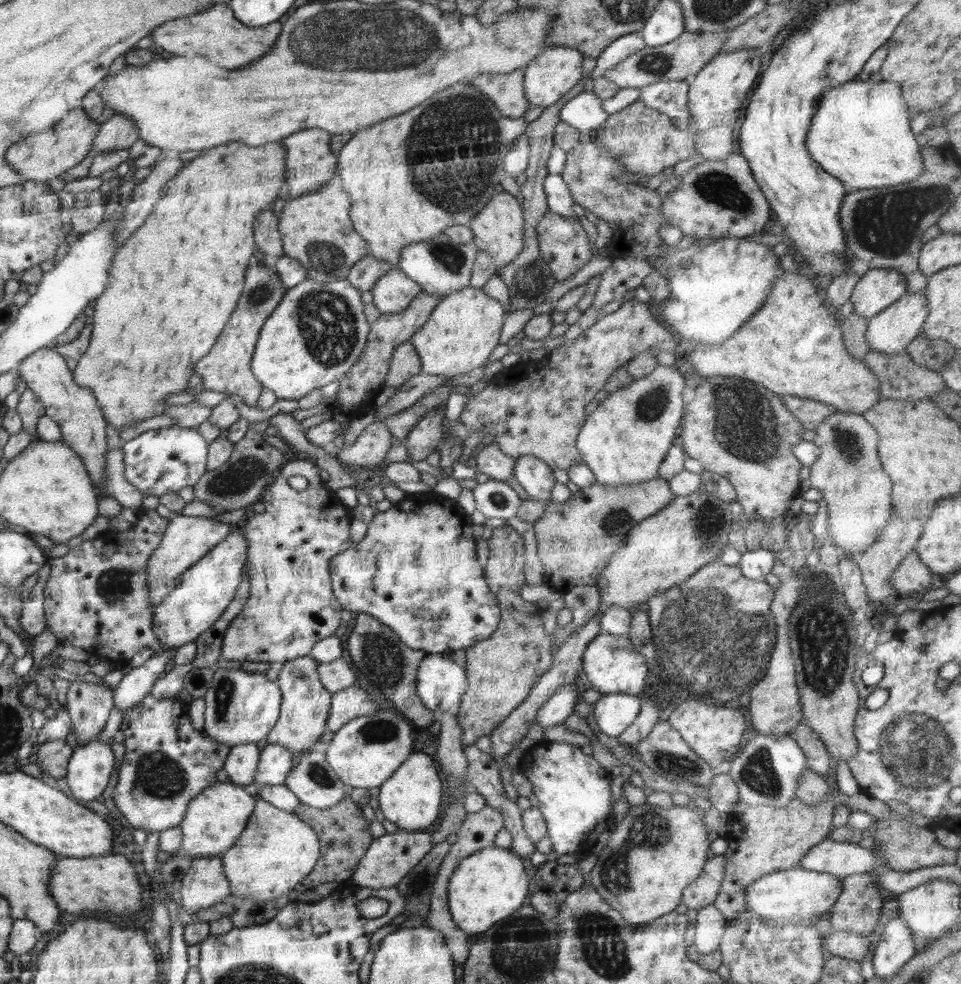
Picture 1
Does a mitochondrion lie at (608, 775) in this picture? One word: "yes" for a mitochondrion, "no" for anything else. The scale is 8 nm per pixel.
no

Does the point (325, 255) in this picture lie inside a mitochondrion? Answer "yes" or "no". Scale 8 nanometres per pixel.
yes

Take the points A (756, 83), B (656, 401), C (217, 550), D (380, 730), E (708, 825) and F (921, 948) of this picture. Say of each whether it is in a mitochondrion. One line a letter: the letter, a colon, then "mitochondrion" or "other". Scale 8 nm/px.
A: other
B: mitochondrion
C: other
D: mitochondrion
E: other
F: other

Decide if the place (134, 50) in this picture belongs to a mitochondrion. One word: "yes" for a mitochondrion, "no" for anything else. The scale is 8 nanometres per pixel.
no

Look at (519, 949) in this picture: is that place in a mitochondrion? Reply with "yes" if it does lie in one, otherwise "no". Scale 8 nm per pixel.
yes

